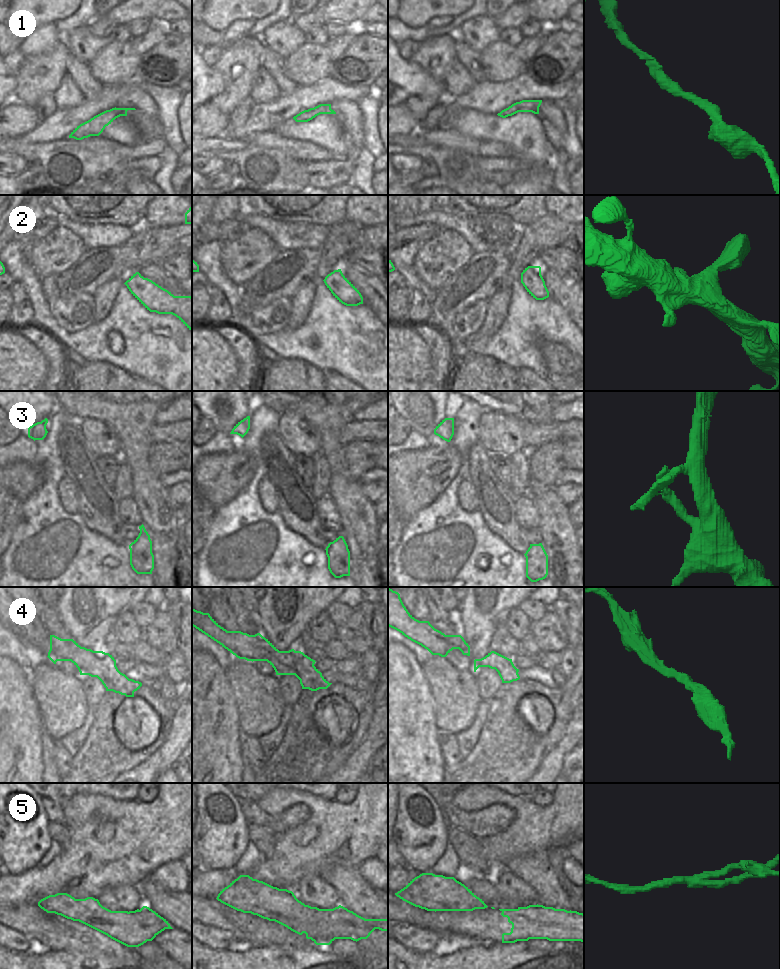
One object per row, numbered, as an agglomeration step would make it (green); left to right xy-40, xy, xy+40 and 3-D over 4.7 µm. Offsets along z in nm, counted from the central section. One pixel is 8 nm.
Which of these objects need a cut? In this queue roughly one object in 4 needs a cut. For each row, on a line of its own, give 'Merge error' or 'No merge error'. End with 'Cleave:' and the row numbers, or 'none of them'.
1: No merge error
2: No merge error
3: No merge error
4: No merge error
5: Merge error
Cleave: 5.

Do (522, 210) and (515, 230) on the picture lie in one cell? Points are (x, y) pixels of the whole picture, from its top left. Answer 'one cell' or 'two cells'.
two cells

